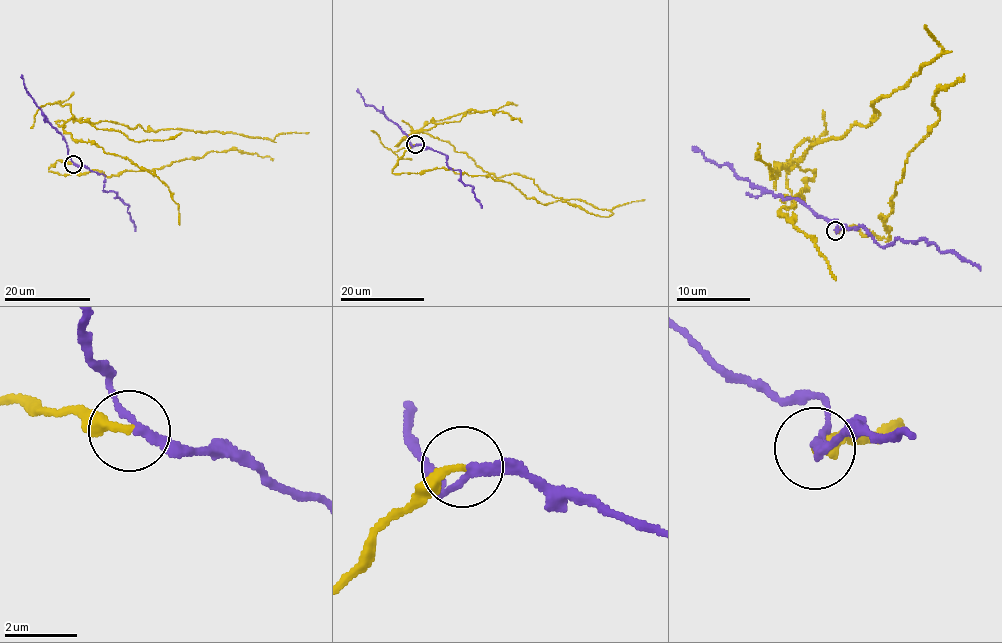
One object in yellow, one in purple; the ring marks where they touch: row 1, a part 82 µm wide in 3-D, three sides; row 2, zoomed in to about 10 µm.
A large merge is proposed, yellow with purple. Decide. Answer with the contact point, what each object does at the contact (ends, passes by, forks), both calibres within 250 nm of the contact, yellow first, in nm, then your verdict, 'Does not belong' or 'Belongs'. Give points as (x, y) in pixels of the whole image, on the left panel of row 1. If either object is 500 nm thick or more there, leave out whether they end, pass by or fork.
Place: (73, 164). At the ring yellow ends. At the ring purple passes by. Thickness 240 nm (yellow) against 220 nm. Does not belong

